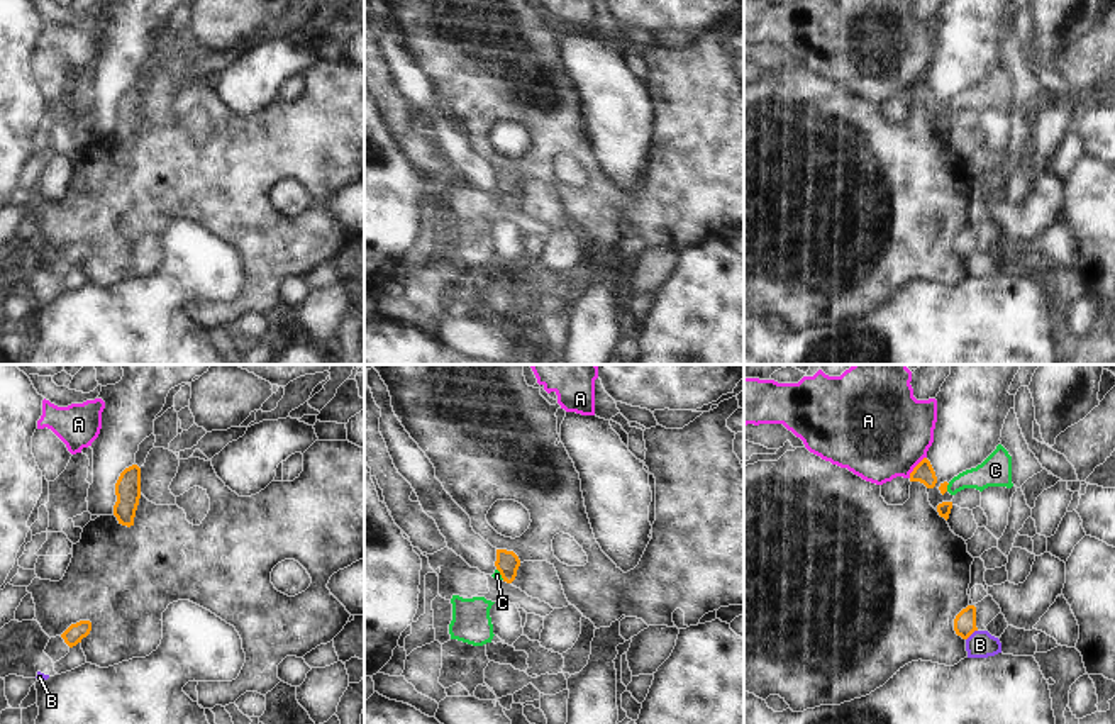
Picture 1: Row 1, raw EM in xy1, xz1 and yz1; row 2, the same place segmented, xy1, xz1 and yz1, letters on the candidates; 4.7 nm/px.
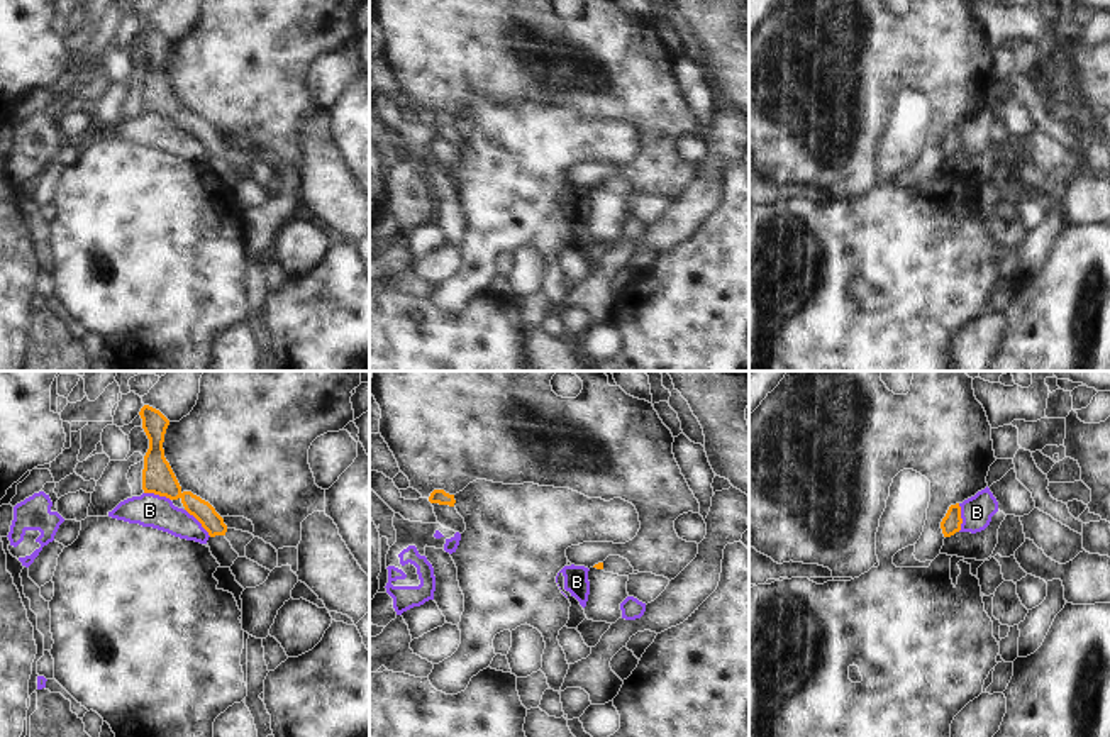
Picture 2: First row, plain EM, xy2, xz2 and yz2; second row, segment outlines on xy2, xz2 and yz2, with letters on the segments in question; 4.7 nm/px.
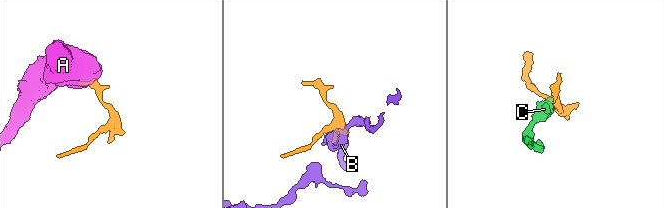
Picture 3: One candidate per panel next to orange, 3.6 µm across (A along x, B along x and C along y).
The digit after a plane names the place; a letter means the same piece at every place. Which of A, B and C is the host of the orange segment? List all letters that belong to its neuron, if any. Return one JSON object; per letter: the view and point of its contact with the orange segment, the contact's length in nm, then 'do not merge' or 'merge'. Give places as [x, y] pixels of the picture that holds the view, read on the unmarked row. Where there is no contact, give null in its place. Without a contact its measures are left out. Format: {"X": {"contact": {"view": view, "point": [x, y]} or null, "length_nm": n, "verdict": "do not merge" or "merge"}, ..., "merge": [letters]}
{"A": {"contact": {"view": "yz1", "point": [915, 87]}, "length_nm": 130, "verdict": "do not merge"}, "B": {"contact": {"view": "xy2", "point": [199, 141]}, "length_nm": 180, "verdict": "do not merge"}, "C": {"contact": {"view": "xz1", "point": [500, 194]}, "length_nm": 70, "verdict": "merge"}, "merge": ["C"]}

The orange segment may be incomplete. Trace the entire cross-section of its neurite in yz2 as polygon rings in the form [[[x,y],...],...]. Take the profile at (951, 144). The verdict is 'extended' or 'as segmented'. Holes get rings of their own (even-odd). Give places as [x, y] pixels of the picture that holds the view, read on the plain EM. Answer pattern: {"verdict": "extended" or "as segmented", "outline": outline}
{"verdict": "as segmented", "outline": [[[959,124],[951,125],[947,134],[946,134],[946,137],[941,142],[941,149],[942,149],[944,158],[951,158],[956,152],[959,152],[961,151],[961,144],[963,144],[963,139],[961,139]]]}

